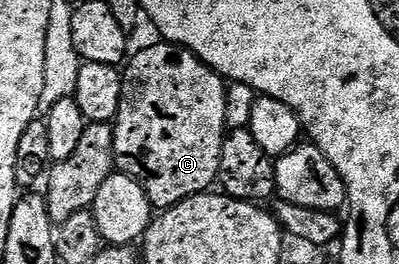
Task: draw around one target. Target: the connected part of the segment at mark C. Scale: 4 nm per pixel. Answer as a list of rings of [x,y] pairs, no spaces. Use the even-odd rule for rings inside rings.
[[[159,44],[148,45],[141,53],[133,52],[123,66],[122,99],[112,131],[112,155],[115,168],[133,177],[146,191],[150,204],[163,211],[217,184],[228,124],[228,91],[224,78],[189,49]]]

